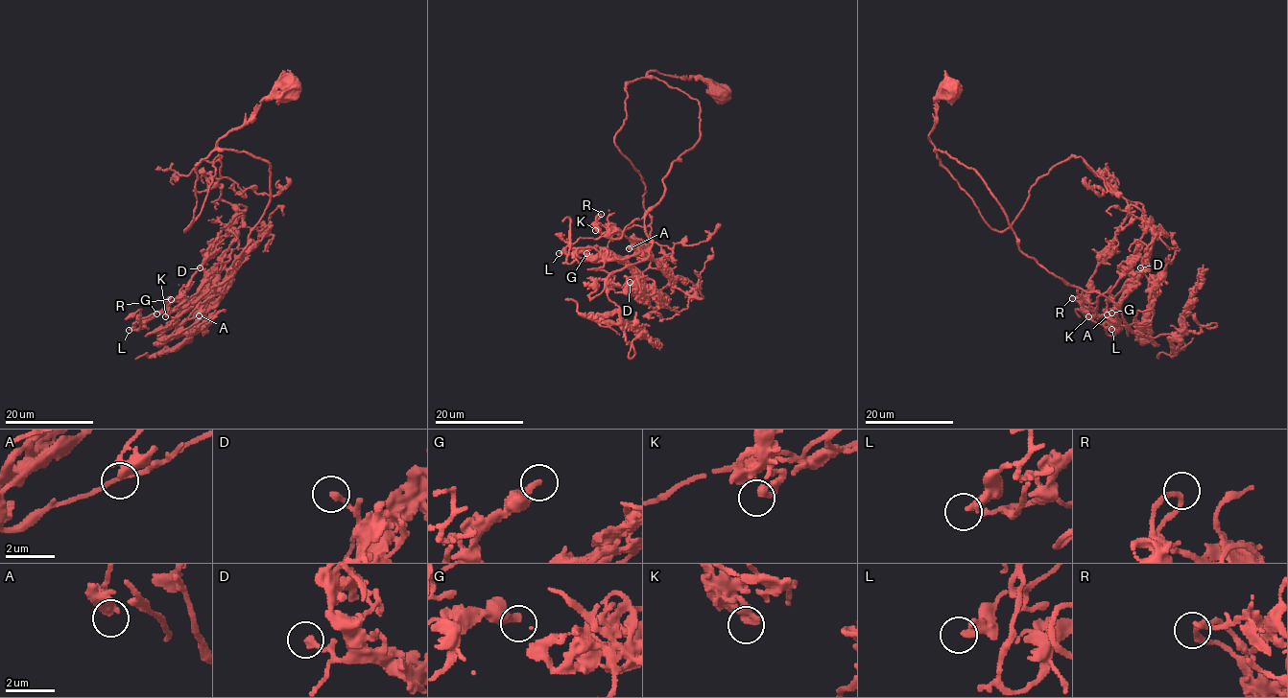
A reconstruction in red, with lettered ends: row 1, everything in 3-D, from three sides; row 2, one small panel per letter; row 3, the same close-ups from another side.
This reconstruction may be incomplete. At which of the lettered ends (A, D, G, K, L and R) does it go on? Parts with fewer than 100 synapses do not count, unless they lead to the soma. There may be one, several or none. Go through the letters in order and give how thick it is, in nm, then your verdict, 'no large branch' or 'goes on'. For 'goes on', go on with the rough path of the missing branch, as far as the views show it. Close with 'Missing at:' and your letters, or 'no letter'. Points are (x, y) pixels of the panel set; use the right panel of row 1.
A: 480 nm thick; no large branch
D: 240 nm thick; no large branch
G: 260 nm thick; goes on; missing branch runs (1111, 313), (1115, 301), (1147, 265), (1162, 231), (1165, 228), (1175, 231)
K: 360 nm thick; no large branch
L: 320 nm thick; no large branch
R: 190 nm thick; no large branch
Missing at: G

